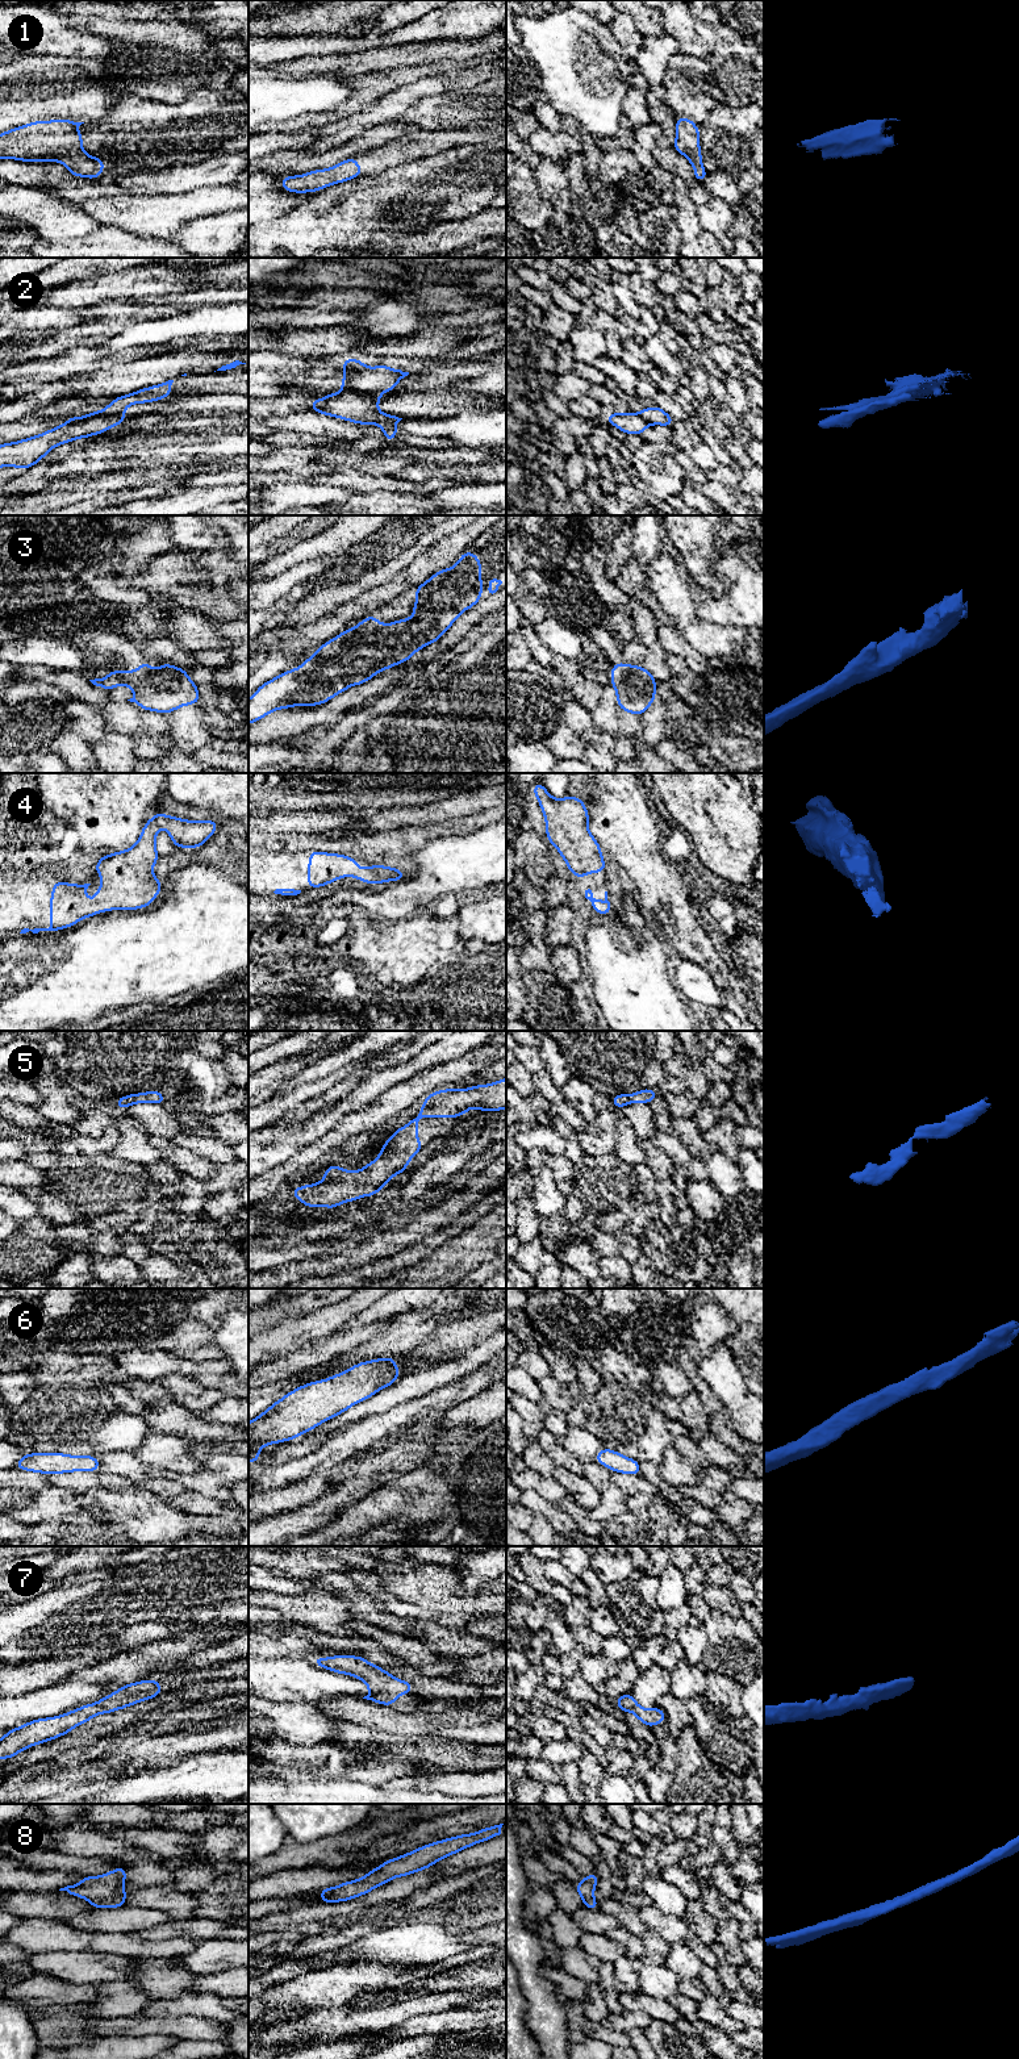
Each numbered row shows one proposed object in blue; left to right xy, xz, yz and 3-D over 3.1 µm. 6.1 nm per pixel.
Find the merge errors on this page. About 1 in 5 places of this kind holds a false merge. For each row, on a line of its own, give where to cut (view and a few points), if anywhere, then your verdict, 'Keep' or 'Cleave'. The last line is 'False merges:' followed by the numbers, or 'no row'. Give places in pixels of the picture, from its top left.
1: No split. Keep
2: Split along xy (121, 414), (95, 414), (80, 418). Cleave
3: No split. Keep
4: No split. Keep
5: No split. Keep
6: No split. Keep
7: No split. Keep
8: No split. Keep
False merges: 2

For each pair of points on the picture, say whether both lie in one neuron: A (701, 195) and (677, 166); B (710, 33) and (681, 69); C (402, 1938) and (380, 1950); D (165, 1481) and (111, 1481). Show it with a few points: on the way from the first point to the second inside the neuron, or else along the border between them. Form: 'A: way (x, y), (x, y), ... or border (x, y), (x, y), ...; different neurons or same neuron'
A: way (696, 188), (684, 172); same neuron
B: border (705, 59), (710, 79); different neurons
C: way (397, 1943), (395, 1946), (385, 1946); same neuron
D: border (103, 1470), (111, 1474), (121, 1474), (134, 1486); different neurons

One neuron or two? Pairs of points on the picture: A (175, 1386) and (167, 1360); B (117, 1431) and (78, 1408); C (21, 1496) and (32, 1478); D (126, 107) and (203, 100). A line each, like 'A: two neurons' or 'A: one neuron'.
A: two neurons
B: one neuron
C: two neurons
D: one neuron

